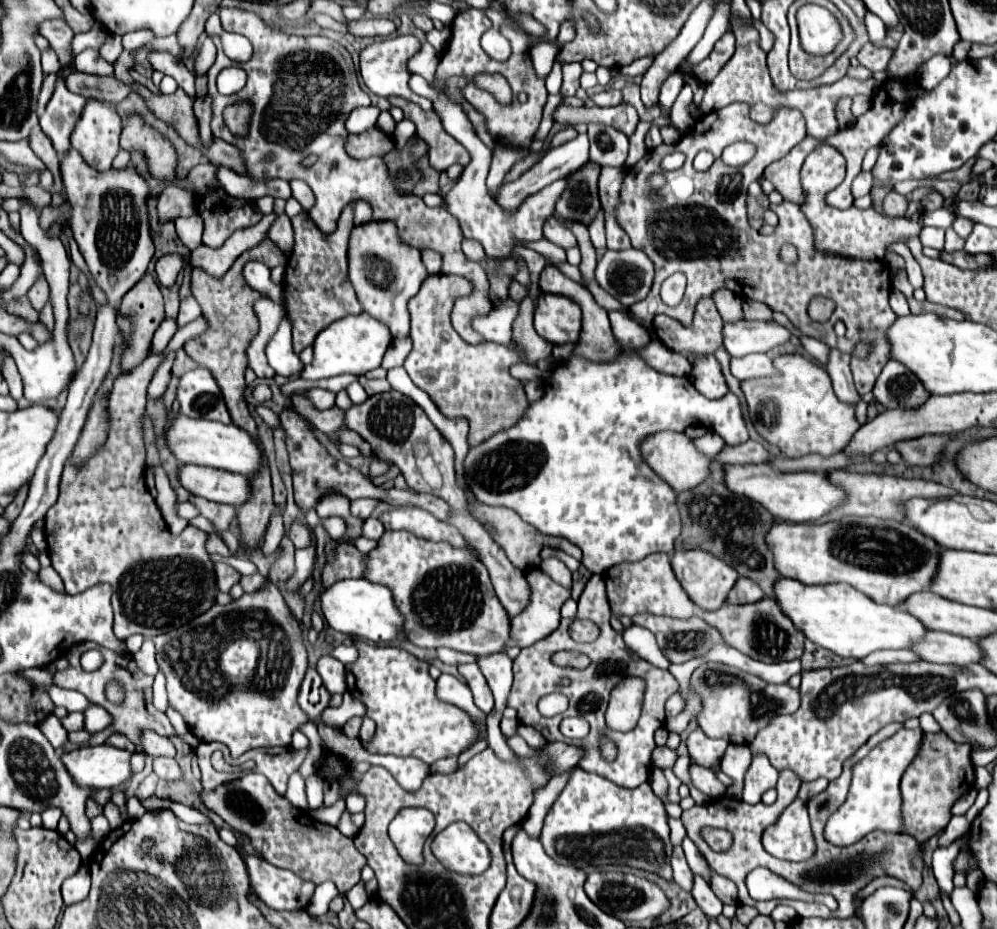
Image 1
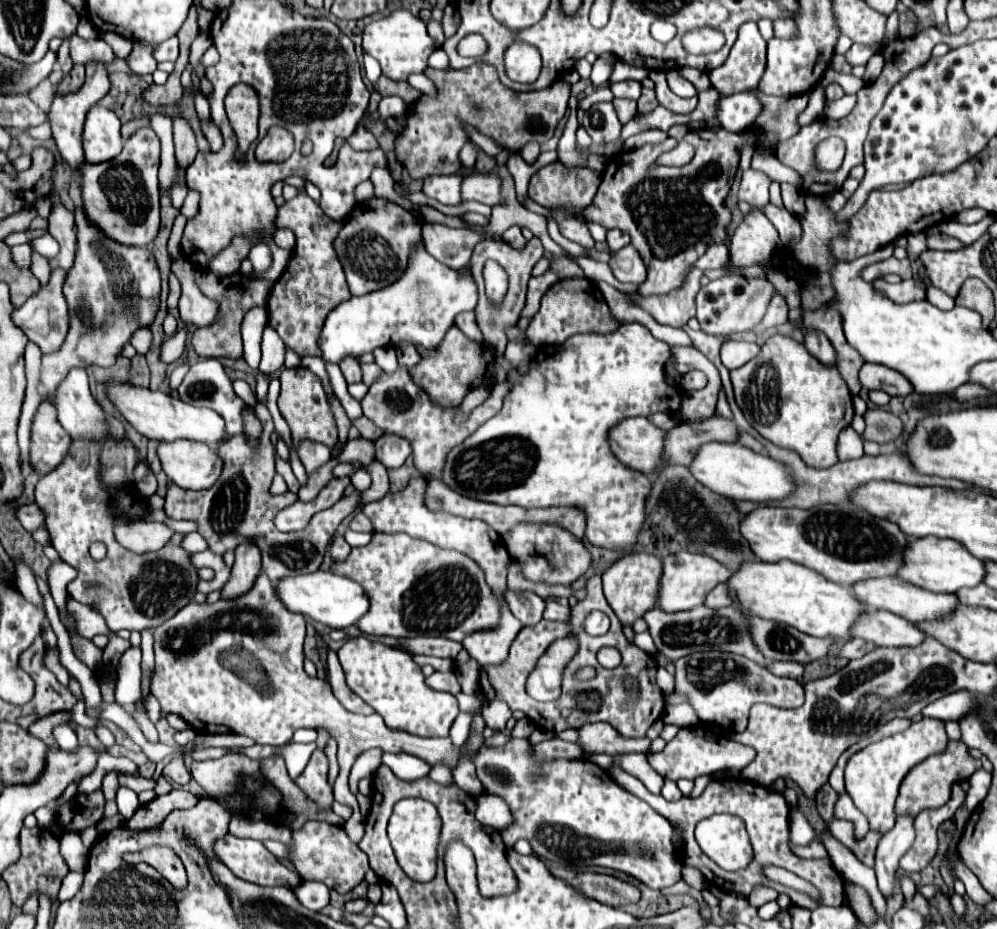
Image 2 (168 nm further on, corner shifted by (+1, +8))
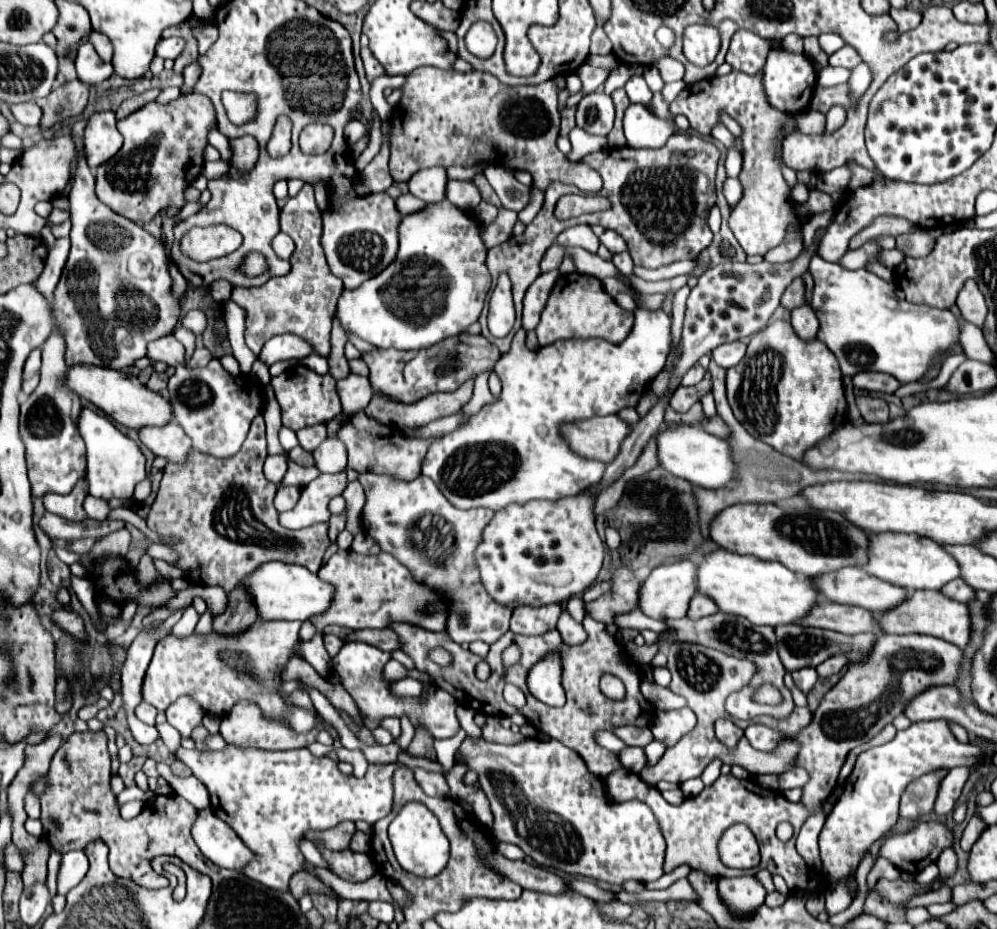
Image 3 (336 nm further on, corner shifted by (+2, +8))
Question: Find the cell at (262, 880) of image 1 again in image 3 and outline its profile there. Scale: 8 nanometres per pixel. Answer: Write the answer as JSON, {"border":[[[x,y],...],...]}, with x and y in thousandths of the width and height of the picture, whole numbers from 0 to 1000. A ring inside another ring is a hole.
{"border":[[[212,871],[200,873],[200,884],[196,884],[192,899],[202,918],[220,933],[244,938],[244,933],[256,925],[256,918],[252,918],[240,899],[214,877]]]}

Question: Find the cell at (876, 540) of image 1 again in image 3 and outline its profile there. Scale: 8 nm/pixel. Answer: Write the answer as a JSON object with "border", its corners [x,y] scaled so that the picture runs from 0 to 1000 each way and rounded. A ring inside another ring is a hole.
{"border":[[[777,541],[735,544],[717,557],[713,578],[729,593],[781,604],[809,621],[823,621],[846,610],[866,610],[872,604],[872,574],[838,550],[783,548]]]}

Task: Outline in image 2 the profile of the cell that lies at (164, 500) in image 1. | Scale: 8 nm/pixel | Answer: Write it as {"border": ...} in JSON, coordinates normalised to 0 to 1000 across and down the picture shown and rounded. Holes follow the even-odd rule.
{"border":[[[136,561],[131,564],[116,565],[114,576],[122,589],[126,589],[132,595],[150,595],[162,591],[171,578],[175,576],[173,569],[169,569],[162,563],[145,563]]]}

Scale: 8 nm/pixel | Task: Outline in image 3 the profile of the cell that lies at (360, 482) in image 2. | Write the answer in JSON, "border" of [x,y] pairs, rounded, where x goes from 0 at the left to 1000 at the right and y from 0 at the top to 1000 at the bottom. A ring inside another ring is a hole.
{"border":[[[352,518],[348,526],[344,529],[344,535],[348,539],[348,569],[354,574],[362,572],[362,548],[366,541],[366,529],[360,518]]]}

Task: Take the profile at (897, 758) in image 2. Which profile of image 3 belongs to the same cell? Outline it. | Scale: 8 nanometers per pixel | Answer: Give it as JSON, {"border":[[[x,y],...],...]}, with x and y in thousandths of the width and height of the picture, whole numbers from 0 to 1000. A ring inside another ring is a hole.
{"border":[[[946,774],[914,778],[912,785],[900,787],[896,798],[866,808],[860,815],[858,828],[848,841],[846,856],[829,877],[827,890],[821,899],[825,940],[829,942],[829,946],[838,950],[860,938],[864,925],[872,918],[874,910],[888,901],[900,886],[902,860],[916,839],[948,826],[954,828],[962,823],[978,823],[984,813],[984,804],[976,800],[962,800],[954,789],[952,778]]]}

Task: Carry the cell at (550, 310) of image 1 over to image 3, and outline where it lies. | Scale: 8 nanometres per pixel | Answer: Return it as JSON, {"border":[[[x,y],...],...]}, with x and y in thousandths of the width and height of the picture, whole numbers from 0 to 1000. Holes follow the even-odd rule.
{"border":[[[583,294],[563,296],[551,318],[551,324],[543,337],[543,346],[539,350],[541,371],[553,371],[561,365],[595,365],[603,363],[613,369],[625,367],[635,352],[635,335],[623,333],[613,318],[607,315],[603,302],[599,298],[585,298]]]}

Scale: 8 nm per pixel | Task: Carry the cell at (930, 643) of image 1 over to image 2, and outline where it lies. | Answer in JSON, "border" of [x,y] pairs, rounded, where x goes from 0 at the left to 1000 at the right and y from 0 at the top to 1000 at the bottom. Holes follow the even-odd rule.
{"border":[[[871,658],[859,671],[855,686],[863,686],[875,690],[883,696],[911,696],[923,694],[927,690],[927,681],[913,668],[899,664],[891,658]]]}

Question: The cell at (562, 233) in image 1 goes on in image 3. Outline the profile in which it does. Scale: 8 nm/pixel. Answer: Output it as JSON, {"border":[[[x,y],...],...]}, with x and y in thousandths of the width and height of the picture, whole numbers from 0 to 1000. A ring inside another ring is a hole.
{"border":[[[575,242],[571,247],[567,247],[565,251],[561,251],[559,262],[569,266],[569,264],[577,264],[577,266],[585,266],[591,272],[599,272],[601,266],[601,257],[599,253],[593,249],[593,244],[589,242]]]}

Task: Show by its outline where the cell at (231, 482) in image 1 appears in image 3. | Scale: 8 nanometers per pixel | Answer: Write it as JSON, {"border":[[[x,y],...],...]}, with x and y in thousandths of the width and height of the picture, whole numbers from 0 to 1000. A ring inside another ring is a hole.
{"border":[[[180,455],[141,462],[139,473],[157,492],[165,492],[170,498],[178,498],[178,501],[186,501],[192,483],[194,483],[192,473],[188,470],[188,466],[184,464],[184,460]]]}

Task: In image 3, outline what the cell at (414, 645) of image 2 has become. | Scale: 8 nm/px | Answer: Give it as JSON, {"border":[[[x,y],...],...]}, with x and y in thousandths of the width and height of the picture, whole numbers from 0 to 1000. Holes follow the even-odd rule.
{"border":[[[362,677],[362,679],[354,679],[352,684],[348,684],[348,690],[370,690],[370,694],[376,694],[384,701],[398,701],[402,699],[402,690],[400,684],[394,677]]]}

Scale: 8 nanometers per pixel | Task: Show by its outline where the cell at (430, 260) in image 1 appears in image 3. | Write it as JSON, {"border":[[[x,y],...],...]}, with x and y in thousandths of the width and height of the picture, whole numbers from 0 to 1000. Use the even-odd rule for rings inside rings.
{"border":[[[503,225],[501,231],[496,234],[496,238],[492,238],[490,242],[482,242],[482,257],[486,259],[488,268],[509,259],[515,251],[515,242],[519,238],[519,229],[517,227],[509,227]]]}

